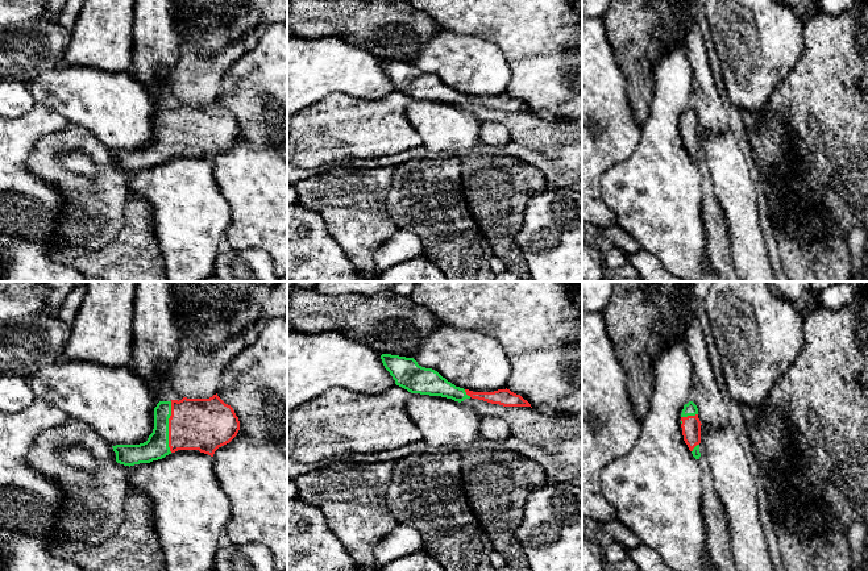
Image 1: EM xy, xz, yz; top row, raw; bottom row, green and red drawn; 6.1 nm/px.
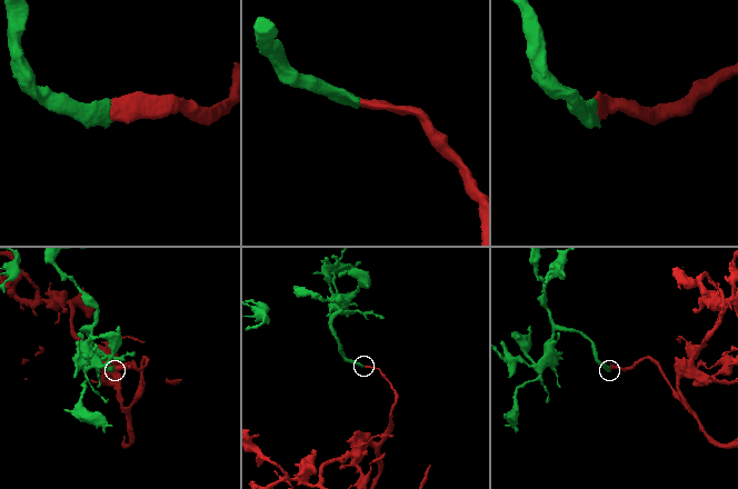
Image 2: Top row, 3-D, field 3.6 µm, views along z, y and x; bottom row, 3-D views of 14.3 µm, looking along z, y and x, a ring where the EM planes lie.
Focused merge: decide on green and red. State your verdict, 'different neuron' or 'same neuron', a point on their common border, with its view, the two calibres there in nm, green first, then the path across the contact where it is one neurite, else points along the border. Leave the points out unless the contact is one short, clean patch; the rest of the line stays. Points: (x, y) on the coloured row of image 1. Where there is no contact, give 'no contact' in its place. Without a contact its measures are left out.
same neuron; meets green in xy at (167, 426); 150 nm thick on the green side, 320 nm on the other; runs through xy (156, 447), (167, 436), (167, 426), (195, 424)

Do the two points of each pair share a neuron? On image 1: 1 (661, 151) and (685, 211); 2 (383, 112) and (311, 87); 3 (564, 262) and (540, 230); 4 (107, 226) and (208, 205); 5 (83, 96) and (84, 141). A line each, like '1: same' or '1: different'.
1: same
2: different
3: same
4: different
5: different

